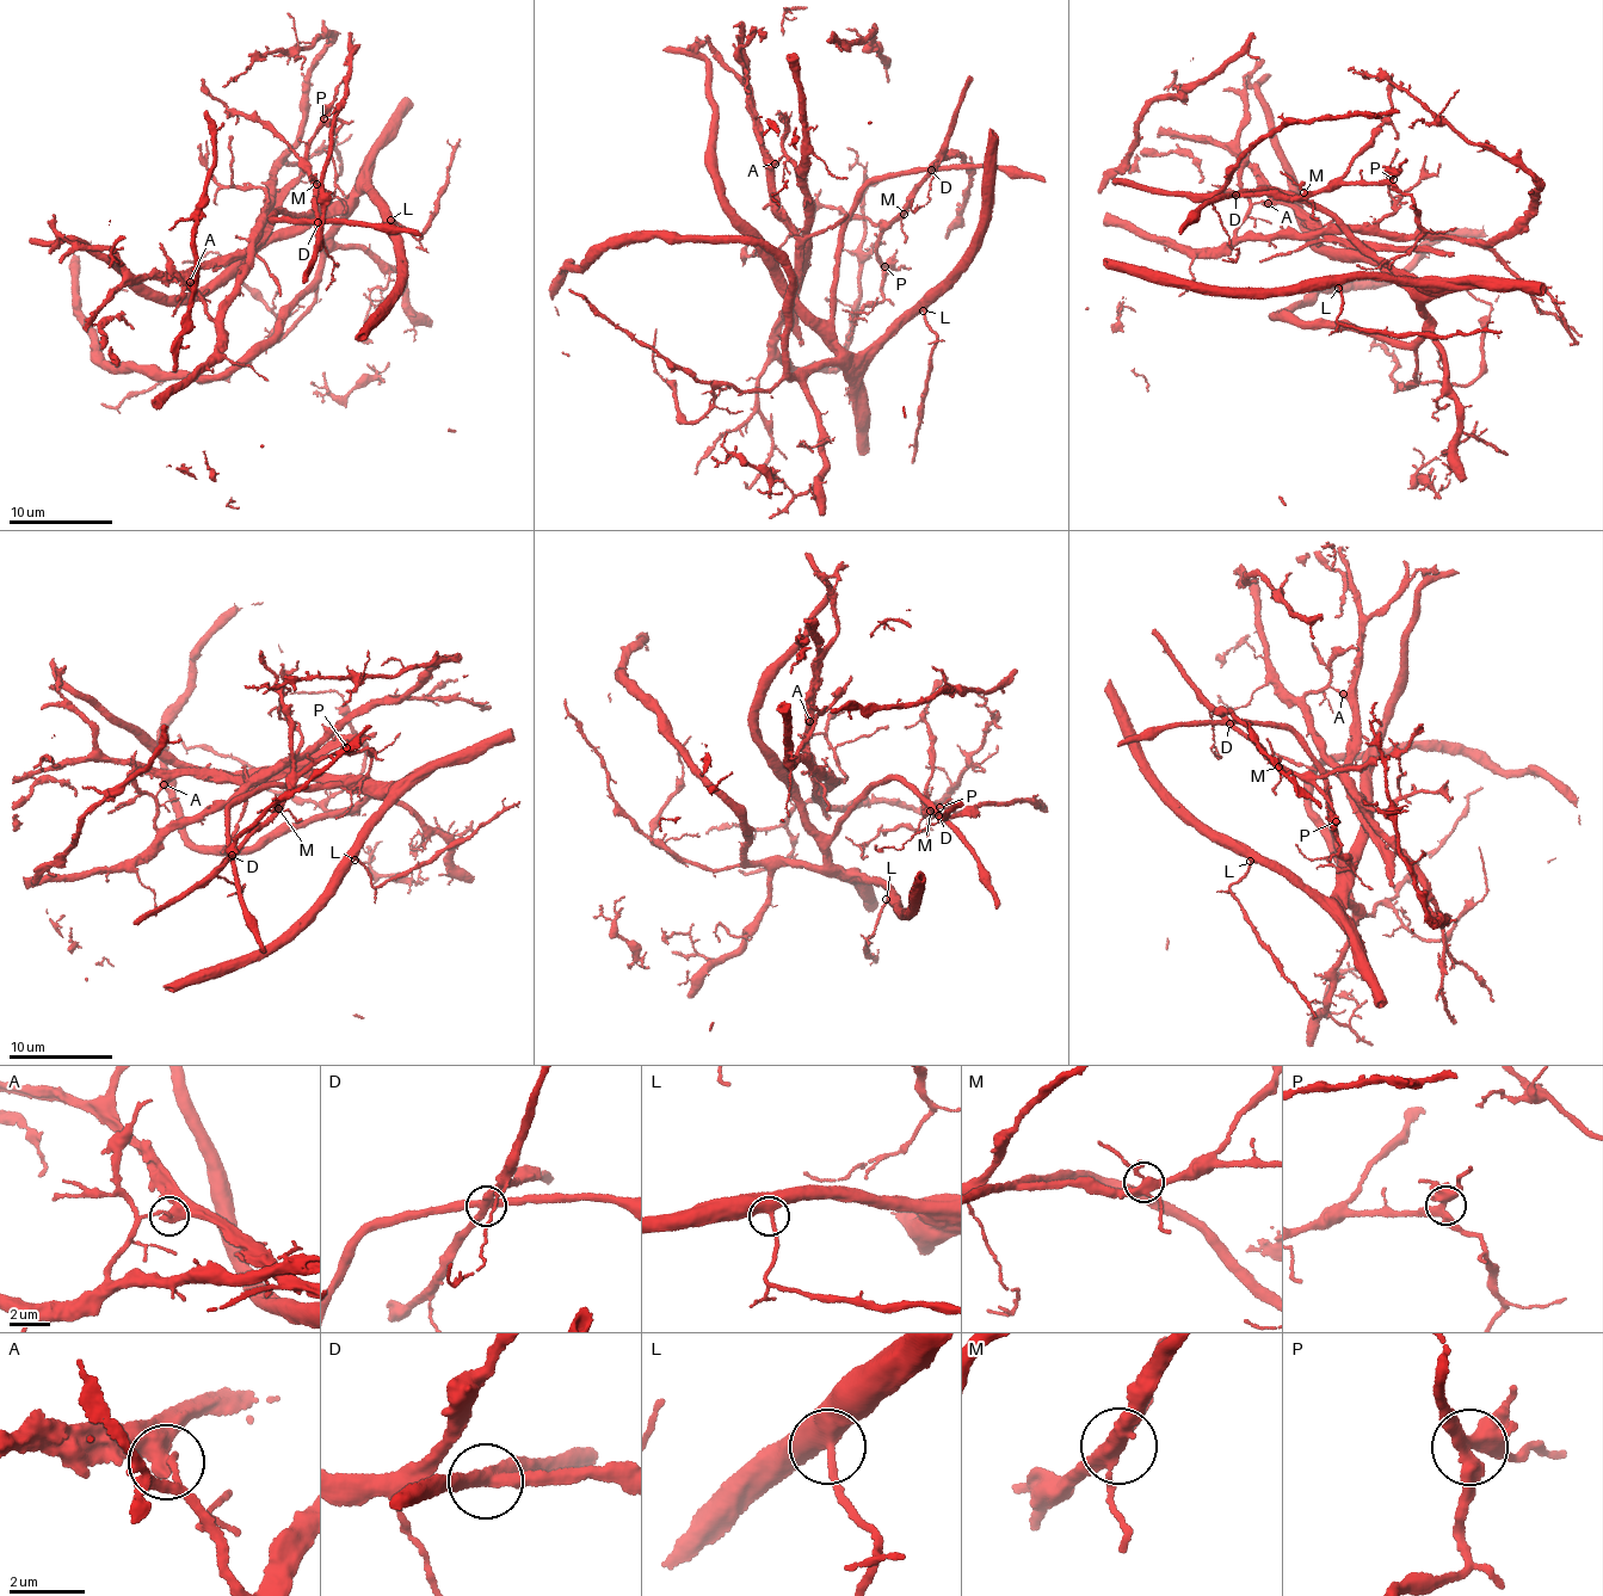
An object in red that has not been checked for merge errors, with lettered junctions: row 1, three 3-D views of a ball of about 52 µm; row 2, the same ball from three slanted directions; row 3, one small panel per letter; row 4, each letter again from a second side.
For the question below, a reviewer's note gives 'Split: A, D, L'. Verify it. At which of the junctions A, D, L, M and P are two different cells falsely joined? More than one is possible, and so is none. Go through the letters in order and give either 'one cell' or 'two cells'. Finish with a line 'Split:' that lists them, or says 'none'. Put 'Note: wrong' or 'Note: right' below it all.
A: two cells
D: two cells
L: one cell
M: one cell
P: one cell
Split: A, D
Note: wrong

